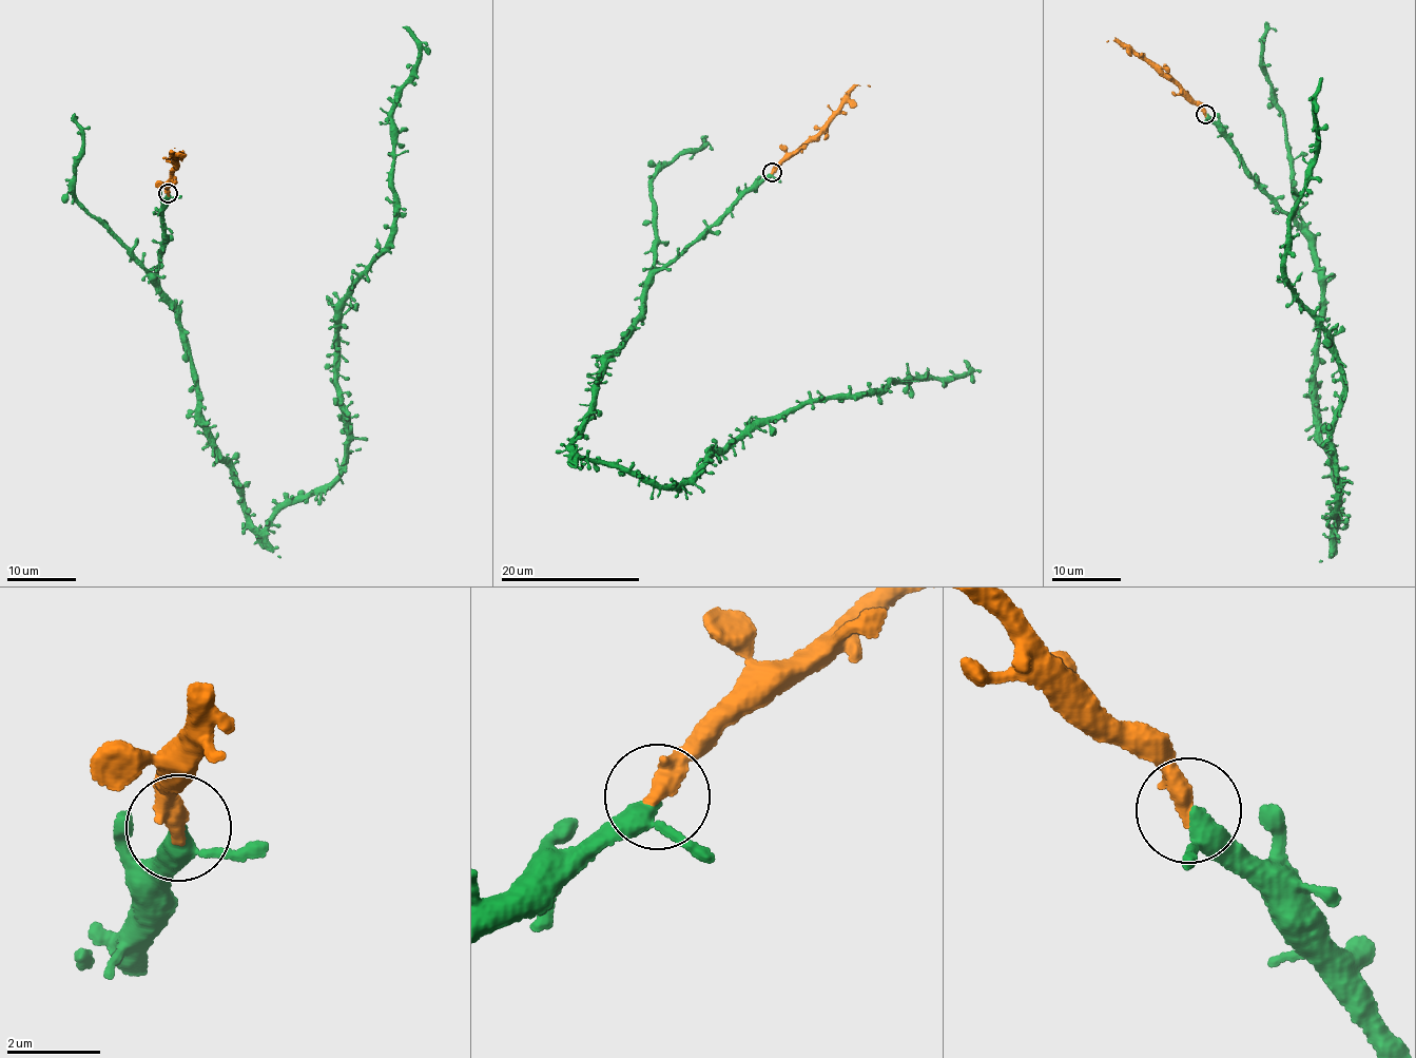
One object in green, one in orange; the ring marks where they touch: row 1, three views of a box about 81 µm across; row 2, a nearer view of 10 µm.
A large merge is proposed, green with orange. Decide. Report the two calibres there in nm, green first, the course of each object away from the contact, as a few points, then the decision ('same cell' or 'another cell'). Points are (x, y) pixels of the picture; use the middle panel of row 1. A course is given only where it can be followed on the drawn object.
320 nm thick on the green side, 400 nm on the other; green runs (773, 174), (654, 272), (600, 363), (578, 454), (672, 486), (805, 403), (945, 378), (963, 360); orange runs (773, 172), (819, 132), (845, 94), (859, 85), (870, 85); same cell

